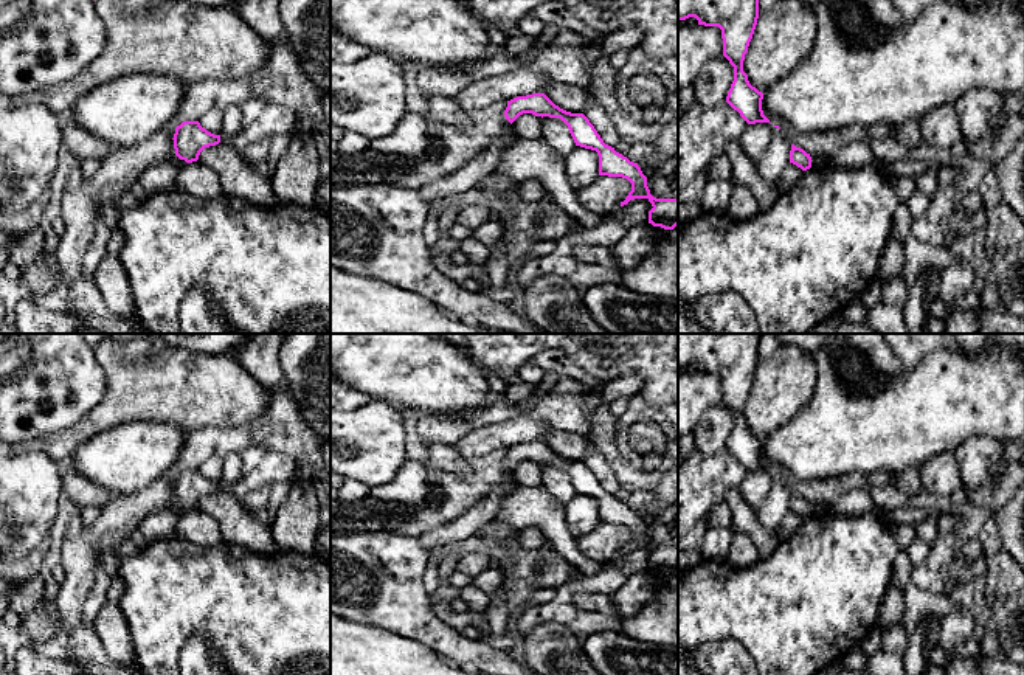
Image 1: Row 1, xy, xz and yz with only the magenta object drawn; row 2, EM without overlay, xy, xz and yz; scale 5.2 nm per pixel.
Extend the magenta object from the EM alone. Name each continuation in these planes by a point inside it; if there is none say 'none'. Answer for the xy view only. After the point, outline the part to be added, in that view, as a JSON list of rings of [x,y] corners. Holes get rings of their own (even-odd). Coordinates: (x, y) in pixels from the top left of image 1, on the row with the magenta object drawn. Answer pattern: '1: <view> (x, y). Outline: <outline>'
none

